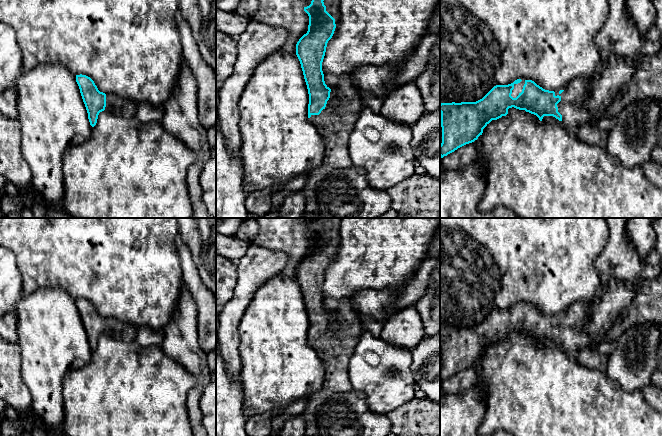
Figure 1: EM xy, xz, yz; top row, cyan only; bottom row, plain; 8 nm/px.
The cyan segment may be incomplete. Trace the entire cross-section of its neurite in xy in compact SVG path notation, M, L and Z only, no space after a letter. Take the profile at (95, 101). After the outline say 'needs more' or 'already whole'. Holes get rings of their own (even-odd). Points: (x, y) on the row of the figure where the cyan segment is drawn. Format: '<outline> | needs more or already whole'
M76 75L76 82L92 127L96 125L99 113L104 110L124 119L135 116L138 105L136 102L113 93L100 92L94 81L86 75Z | needs more

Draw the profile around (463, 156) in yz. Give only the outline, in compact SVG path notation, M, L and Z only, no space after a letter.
M473 143L466 144L442 158L442 165L448 170L457 170L476 160L477 151Z

